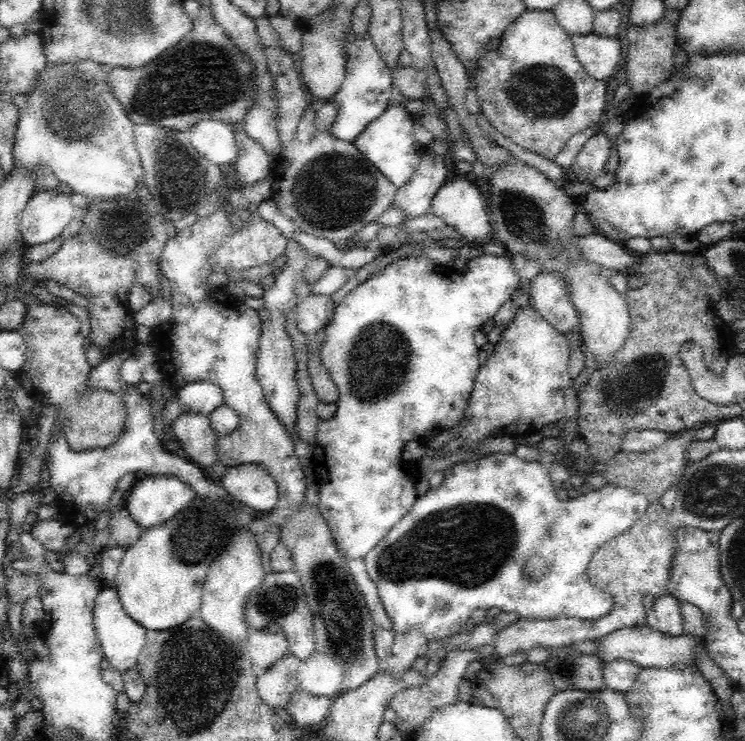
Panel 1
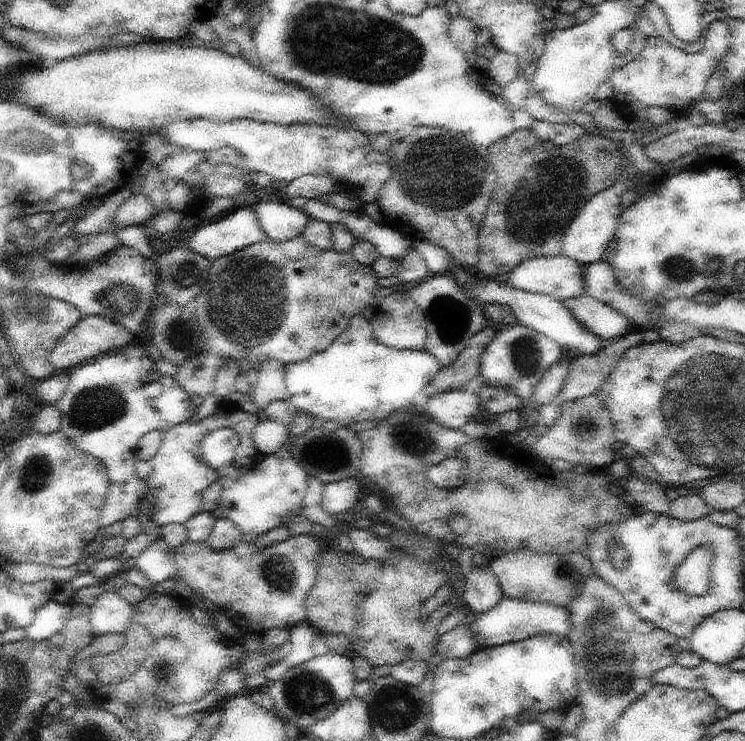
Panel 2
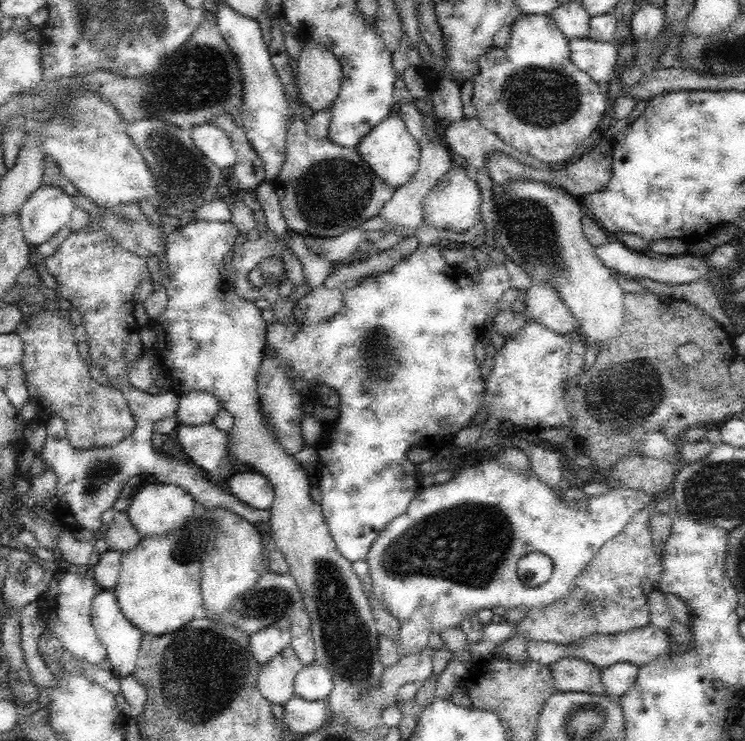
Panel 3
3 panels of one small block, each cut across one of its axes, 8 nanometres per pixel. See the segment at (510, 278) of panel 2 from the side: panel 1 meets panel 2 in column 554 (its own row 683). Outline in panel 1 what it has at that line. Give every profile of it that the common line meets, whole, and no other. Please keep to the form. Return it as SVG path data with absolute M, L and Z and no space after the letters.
M286 652L280 660L276 660L267 668L263 676L257 679L257 692L260 699L272 709L285 709L291 695L297 692L297 668L300 659Z

